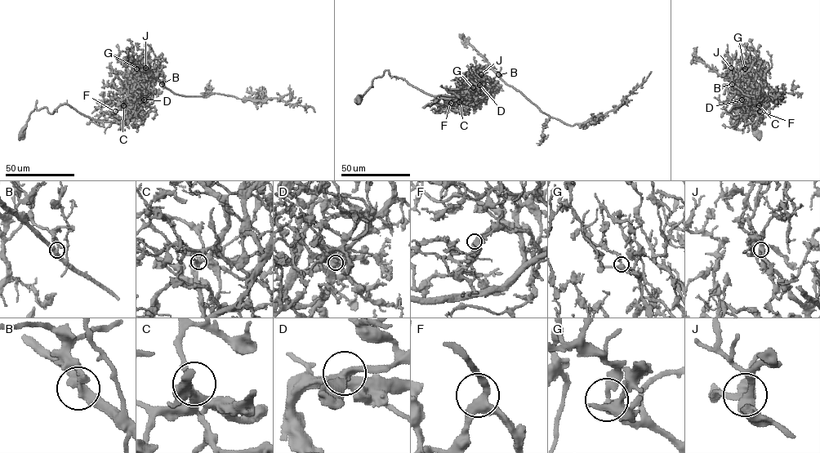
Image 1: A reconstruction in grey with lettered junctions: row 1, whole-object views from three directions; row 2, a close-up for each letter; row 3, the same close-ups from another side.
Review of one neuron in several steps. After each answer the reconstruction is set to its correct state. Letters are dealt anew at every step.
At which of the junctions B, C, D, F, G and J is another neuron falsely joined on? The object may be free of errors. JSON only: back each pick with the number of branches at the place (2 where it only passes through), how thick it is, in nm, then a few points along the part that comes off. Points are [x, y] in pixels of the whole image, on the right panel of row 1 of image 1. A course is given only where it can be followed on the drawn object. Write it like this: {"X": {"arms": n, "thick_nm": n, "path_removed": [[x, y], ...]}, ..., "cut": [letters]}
{"B": {"arms": 3, "thick_nm": 360, "path_removed": [[732, 84], [750, 96], [768, 97], [773, 93], [782, 97], [777, 101], [767, 98], [733, 106], [728, 112]]}, "cut": ["B"]}

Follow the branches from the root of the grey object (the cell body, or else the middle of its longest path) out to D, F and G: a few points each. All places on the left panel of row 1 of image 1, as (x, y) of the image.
D: (22, 134), (35, 108), (52, 113), (68, 104), (95, 120), (114, 122), (144, 101), (140, 96), (144, 99)
F: (22, 134), (35, 108), (46, 107), (52, 113), (60, 105), (68, 104), (98, 122), (113, 117), (115, 111)
G: (22, 134), (35, 108), (52, 113), (68, 104), (95, 120), (120, 120), (147, 86), (136, 68)

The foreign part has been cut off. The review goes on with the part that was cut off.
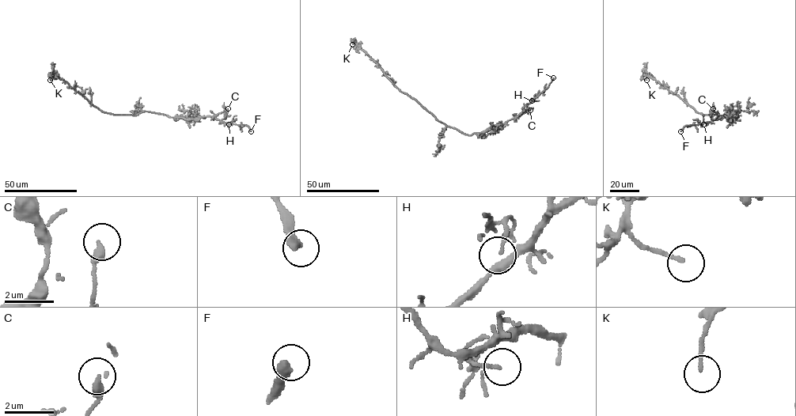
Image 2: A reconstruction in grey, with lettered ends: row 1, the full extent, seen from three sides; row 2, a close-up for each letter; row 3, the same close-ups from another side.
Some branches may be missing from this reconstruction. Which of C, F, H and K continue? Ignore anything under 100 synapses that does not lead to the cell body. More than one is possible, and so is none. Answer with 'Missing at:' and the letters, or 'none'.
Missing at: F

